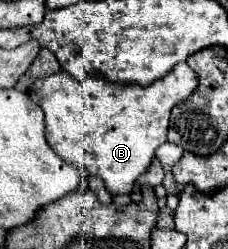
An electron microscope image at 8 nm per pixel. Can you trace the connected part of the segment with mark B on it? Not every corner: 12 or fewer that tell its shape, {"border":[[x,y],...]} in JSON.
{"border":[[184,63],[150,85],[40,77],[46,141],[112,195],[166,143],[198,87]]}

